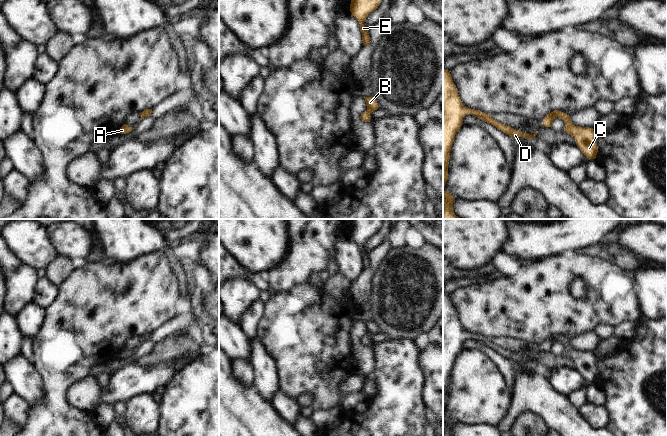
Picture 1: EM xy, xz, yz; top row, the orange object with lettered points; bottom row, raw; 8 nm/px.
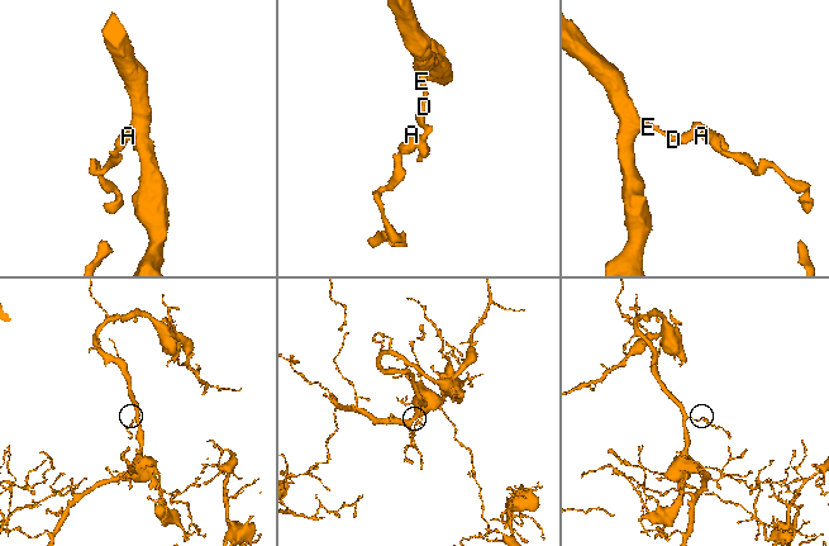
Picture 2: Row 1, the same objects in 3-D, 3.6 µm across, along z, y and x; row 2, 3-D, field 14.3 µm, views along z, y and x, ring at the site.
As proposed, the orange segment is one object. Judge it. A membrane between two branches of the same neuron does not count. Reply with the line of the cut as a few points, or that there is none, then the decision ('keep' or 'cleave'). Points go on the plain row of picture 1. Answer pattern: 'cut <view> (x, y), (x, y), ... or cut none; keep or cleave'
cut none; keep

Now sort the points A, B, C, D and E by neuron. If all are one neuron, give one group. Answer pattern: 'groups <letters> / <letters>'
groups A B C D E

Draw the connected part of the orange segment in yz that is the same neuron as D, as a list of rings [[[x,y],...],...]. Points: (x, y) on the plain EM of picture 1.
[[[443,292],[443,436],[454,436],[453,425],[455,422],[449,415],[445,415],[444,411],[448,403],[448,388],[455,359],[463,348],[463,342],[469,338],[495,350],[515,363],[519,361],[533,363],[538,356],[536,355],[533,359],[529,359],[519,354],[514,354],[510,350],[497,346],[492,339],[464,330],[450,295]]]

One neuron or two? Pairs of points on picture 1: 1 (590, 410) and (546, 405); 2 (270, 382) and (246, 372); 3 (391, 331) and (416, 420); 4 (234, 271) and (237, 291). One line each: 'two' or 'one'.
1: two
2: two
3: two
4: two

